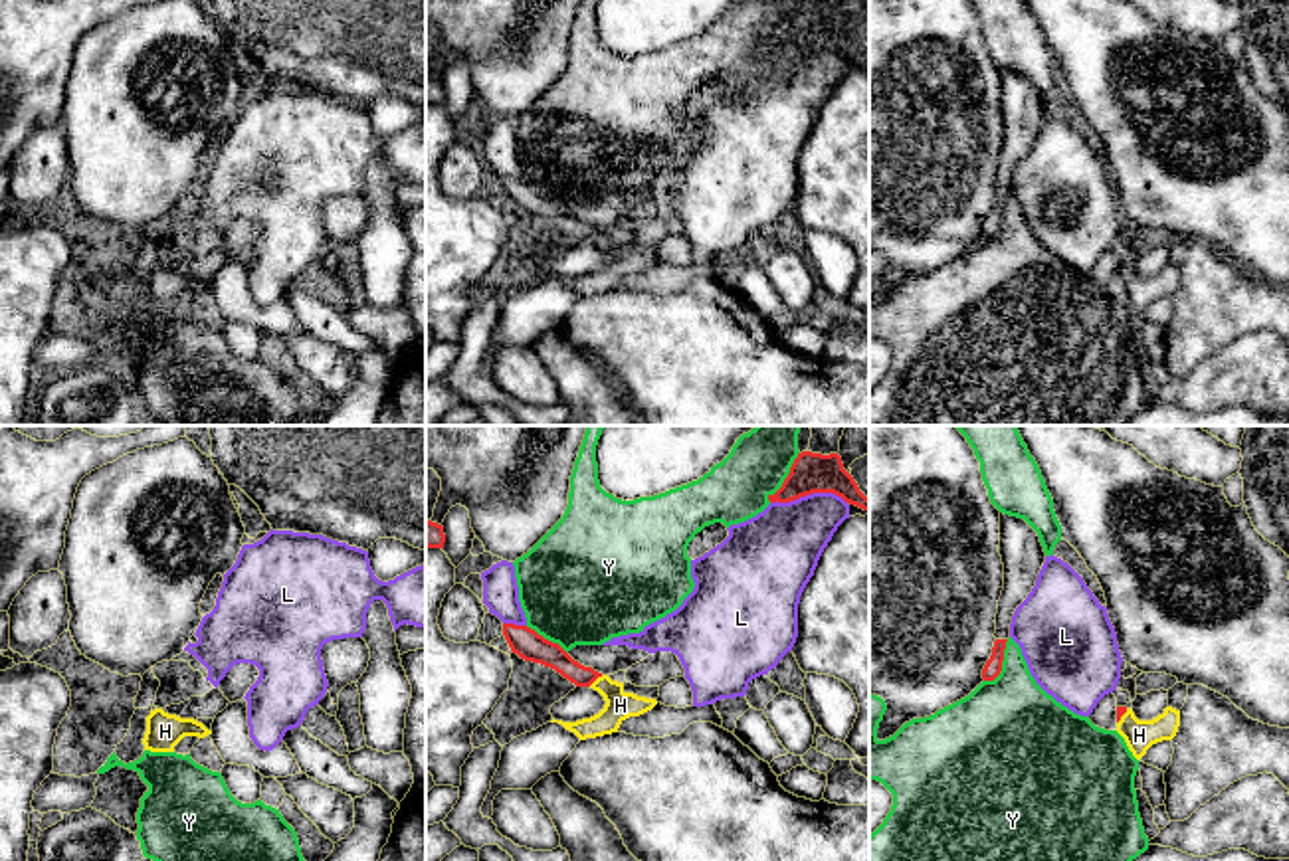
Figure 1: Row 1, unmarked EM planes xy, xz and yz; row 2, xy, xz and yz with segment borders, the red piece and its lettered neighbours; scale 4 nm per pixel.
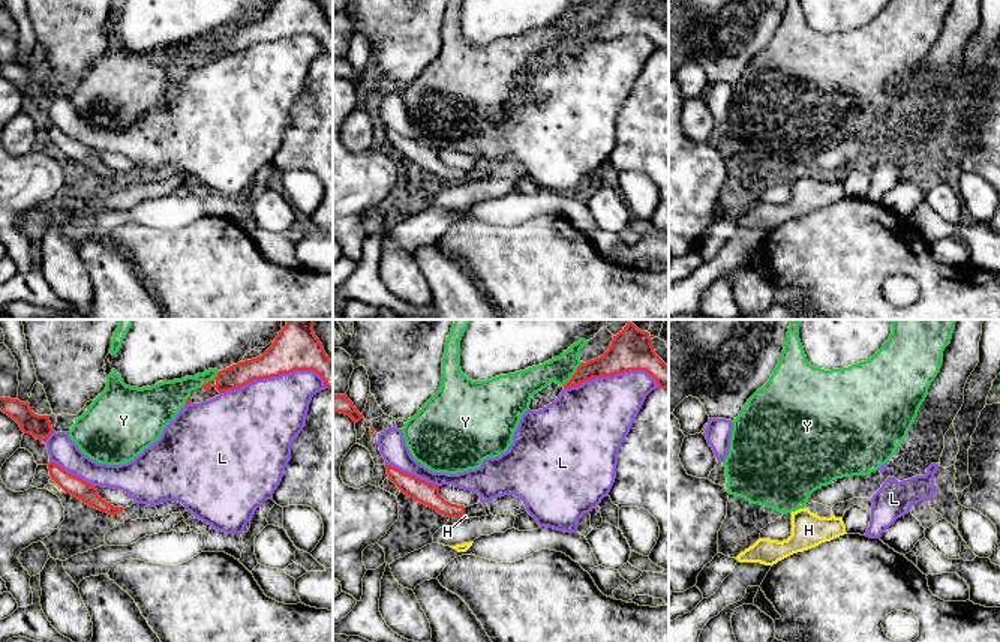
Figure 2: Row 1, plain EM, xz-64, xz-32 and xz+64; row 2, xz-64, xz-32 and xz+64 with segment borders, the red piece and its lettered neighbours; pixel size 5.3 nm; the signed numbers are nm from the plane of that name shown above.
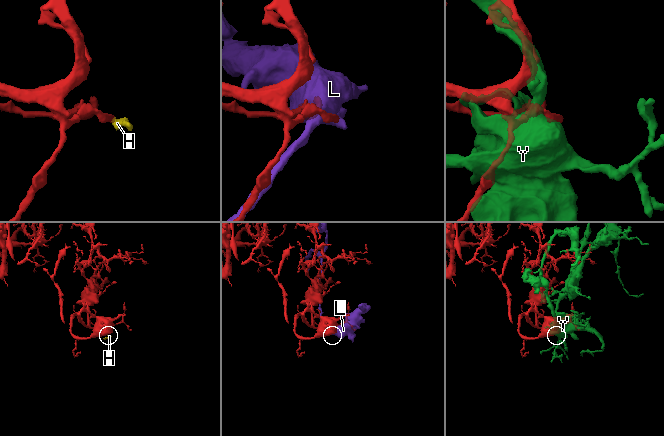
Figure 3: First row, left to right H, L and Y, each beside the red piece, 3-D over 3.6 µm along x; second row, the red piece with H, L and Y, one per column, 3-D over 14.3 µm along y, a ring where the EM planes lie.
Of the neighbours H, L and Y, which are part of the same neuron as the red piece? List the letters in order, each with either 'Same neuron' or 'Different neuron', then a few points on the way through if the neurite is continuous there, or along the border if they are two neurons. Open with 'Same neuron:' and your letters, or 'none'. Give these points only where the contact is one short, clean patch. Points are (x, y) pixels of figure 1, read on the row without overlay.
Same neuron: H
H: Same neuron. Path across: xz (541, 206), (577, 230), (594, 236), (620, 262)
L: Different neuron
Y: Different neuron

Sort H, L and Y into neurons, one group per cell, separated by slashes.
H / L / Y

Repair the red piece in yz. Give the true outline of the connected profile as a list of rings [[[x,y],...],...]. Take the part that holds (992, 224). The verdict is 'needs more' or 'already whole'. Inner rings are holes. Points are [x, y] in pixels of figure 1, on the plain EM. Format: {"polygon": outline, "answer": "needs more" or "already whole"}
{"polygon": [[[996,196],[994,198],[992,212],[990,212],[990,216],[986,218],[986,222],[982,226],[982,236],[984,238],[994,238],[1000,232],[1002,218],[1004,218],[1006,198],[1008,196]]], "answer": "already whole"}

